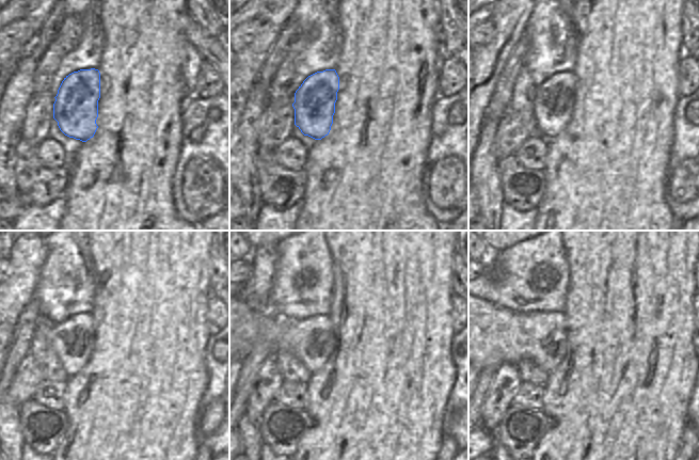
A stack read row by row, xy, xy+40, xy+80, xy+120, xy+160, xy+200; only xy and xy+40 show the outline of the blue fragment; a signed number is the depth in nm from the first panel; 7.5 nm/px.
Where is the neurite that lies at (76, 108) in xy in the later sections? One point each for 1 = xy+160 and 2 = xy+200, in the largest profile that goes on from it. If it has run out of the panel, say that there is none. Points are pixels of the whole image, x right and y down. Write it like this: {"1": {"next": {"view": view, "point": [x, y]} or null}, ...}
{"1": {"next": {"view": "xy+160", "point": [312, 340]}}, "2": {"next": {"view": "xy+200", "point": [490, 335]}}}

